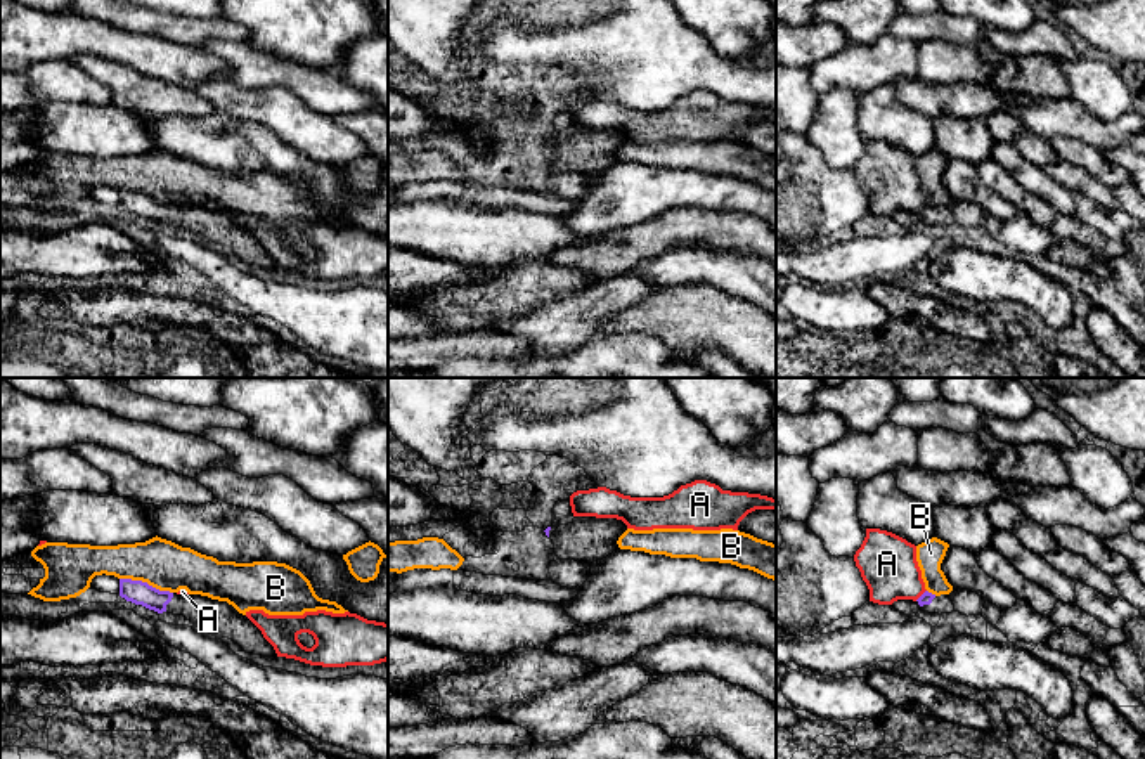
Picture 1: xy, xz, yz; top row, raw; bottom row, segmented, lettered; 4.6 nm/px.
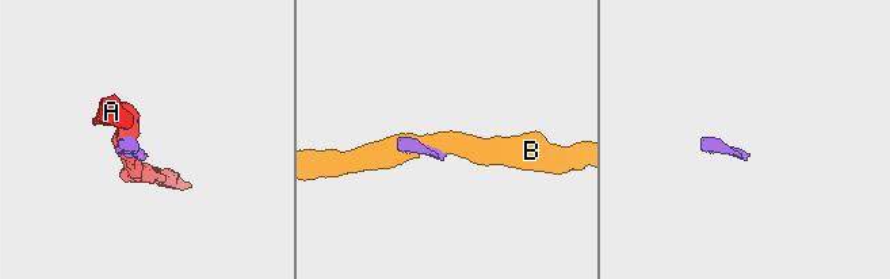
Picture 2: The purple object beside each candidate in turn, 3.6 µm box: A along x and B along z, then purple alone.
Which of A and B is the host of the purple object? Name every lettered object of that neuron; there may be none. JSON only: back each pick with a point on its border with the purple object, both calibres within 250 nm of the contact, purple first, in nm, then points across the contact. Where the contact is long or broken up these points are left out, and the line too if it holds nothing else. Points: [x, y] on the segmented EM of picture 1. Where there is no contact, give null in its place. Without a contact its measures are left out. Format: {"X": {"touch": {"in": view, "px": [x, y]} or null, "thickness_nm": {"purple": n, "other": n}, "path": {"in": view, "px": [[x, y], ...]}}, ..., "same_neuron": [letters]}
{"same_neuron": []}

